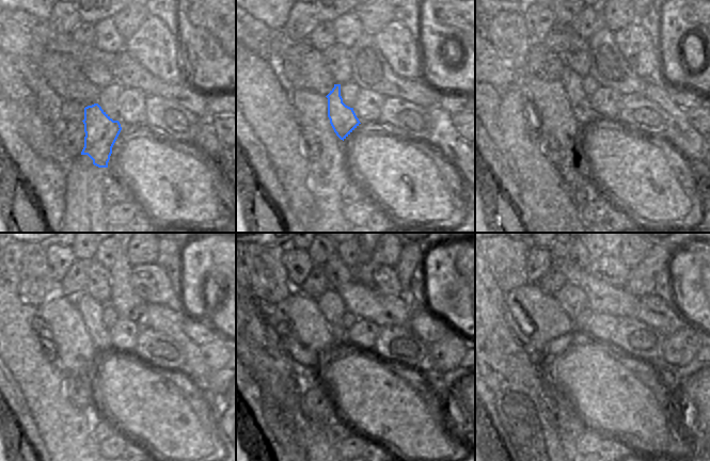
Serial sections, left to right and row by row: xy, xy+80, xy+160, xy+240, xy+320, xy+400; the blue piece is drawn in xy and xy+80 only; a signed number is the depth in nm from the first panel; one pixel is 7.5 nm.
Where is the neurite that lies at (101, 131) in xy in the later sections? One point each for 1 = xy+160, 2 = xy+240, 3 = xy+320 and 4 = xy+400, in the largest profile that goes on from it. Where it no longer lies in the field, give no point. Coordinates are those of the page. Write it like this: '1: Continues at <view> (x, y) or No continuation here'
1: Continues at xy+160 (583, 111)
2: Continues at xy+240 (92, 311)
3: Continues at xy+320 (331, 304)
4: Continues at xy+400 (571, 298)

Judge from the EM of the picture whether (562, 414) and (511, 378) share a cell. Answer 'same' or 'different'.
different

